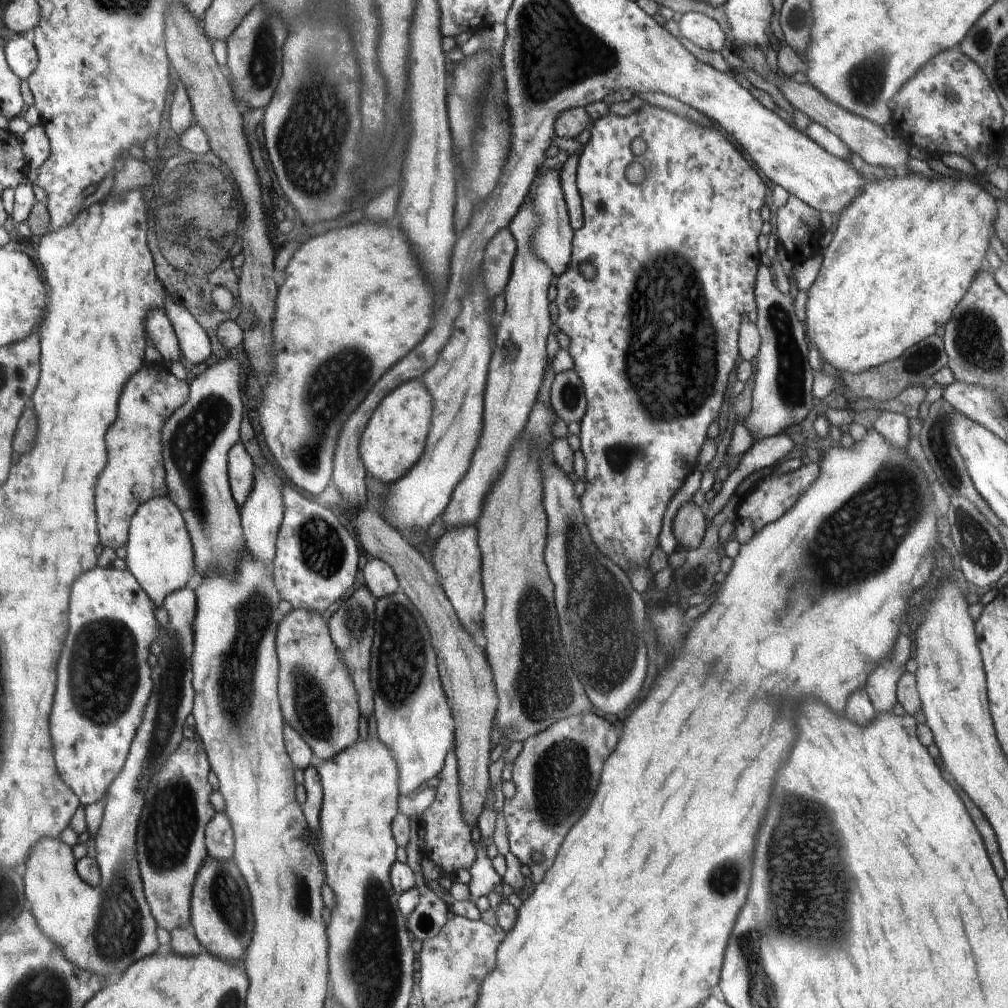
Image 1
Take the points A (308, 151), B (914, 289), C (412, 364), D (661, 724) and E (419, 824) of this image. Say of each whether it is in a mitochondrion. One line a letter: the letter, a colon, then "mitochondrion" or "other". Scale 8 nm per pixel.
A: mitochondrion
B: other
C: other
D: other
E: other

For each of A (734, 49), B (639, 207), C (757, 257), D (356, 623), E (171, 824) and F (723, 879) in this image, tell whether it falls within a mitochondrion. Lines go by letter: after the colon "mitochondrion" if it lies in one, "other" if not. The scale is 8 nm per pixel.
A: other
B: other
C: other
D: mitochondrion
E: mitochondrion
F: mitochondrion

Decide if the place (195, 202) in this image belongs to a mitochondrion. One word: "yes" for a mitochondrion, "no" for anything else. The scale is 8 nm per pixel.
yes

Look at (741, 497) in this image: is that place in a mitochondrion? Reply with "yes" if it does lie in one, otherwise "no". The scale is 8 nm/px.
no

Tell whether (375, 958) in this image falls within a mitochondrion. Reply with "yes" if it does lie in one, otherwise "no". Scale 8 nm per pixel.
yes

